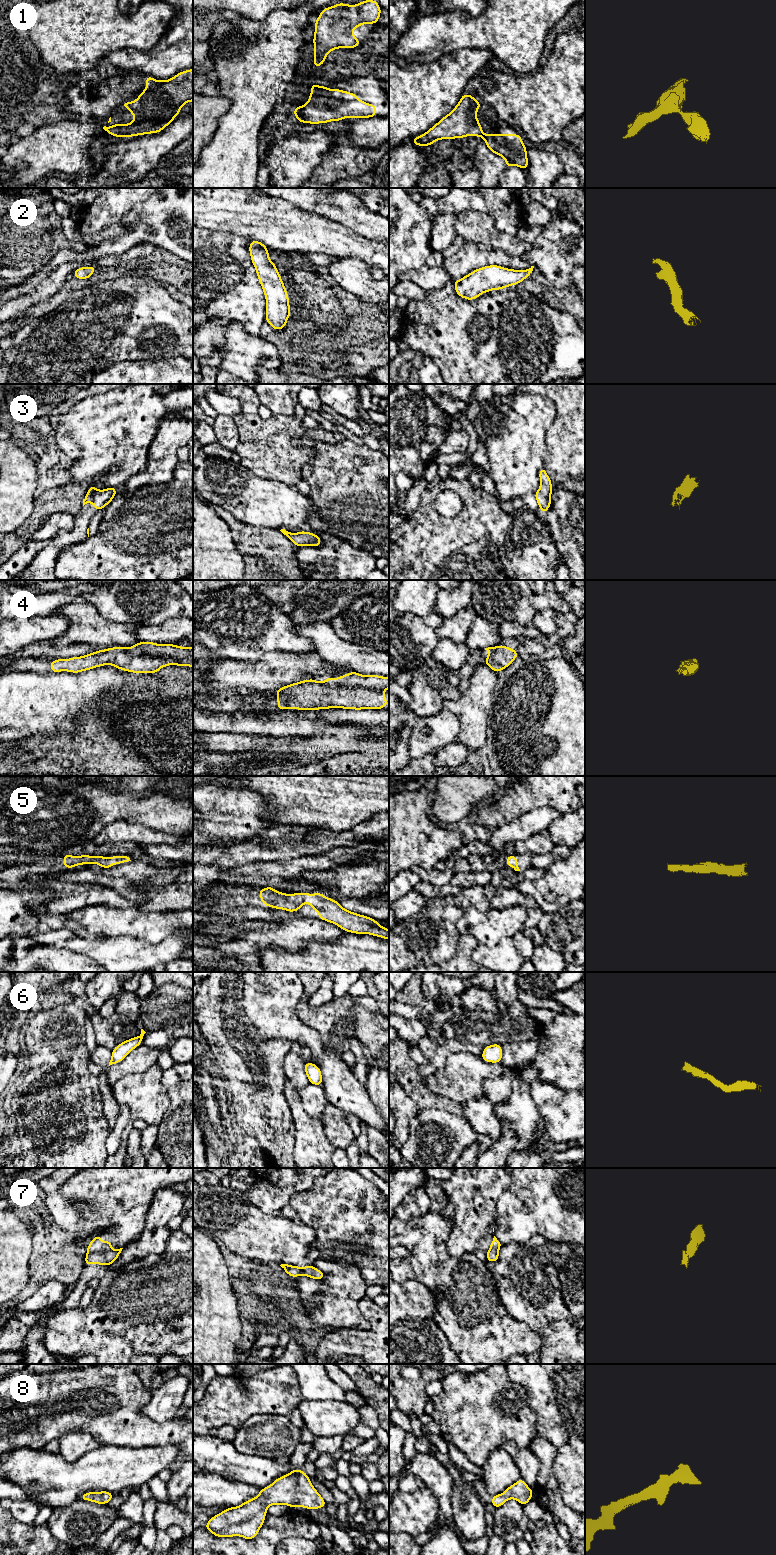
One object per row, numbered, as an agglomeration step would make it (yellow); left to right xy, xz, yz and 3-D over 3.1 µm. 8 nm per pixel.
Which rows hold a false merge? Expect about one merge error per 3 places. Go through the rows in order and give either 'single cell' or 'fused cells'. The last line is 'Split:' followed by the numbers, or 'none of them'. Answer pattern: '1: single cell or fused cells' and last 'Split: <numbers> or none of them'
1: fused cells
2: single cell
3: single cell
4: fused cells
5: single cell
6: single cell
7: single cell
8: single cell
Split: 1, 4

